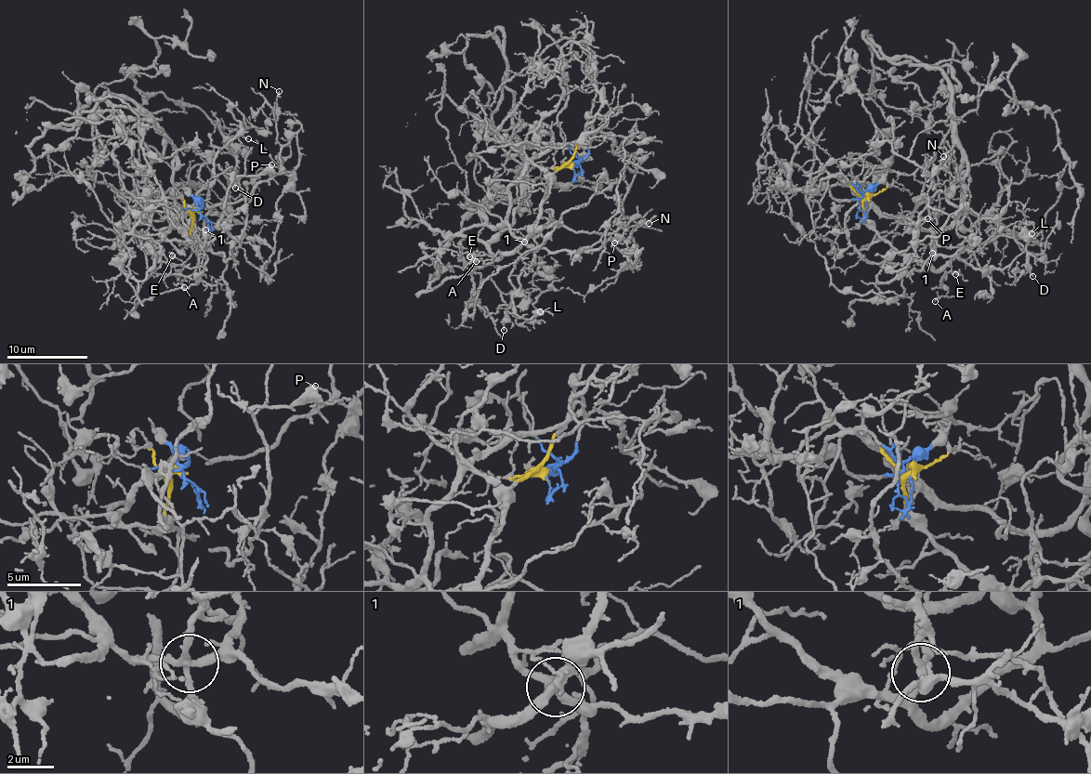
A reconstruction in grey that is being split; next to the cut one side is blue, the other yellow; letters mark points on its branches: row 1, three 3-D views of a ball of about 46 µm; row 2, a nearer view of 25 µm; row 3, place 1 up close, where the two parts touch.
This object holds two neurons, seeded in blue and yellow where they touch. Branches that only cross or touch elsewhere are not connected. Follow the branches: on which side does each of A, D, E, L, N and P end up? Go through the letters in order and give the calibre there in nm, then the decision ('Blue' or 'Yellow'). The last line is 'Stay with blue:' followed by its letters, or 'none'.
A: Thickness 80 nm. Yellow
D: Thickness 100 nm. Yellow
E: Thickness 110 nm. Yellow
L: Thickness 140 nm. Yellow
N: Thickness 170 nm. Yellow
P: Thickness 110 nm. Yellow
Stay with blue: none

